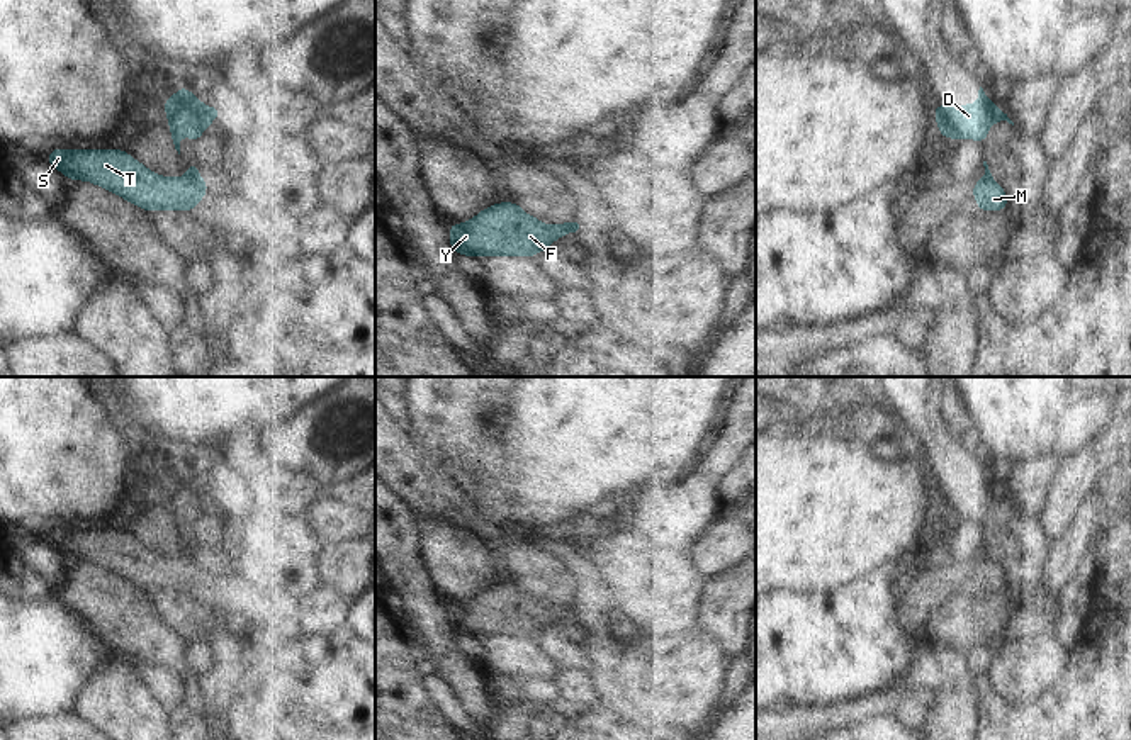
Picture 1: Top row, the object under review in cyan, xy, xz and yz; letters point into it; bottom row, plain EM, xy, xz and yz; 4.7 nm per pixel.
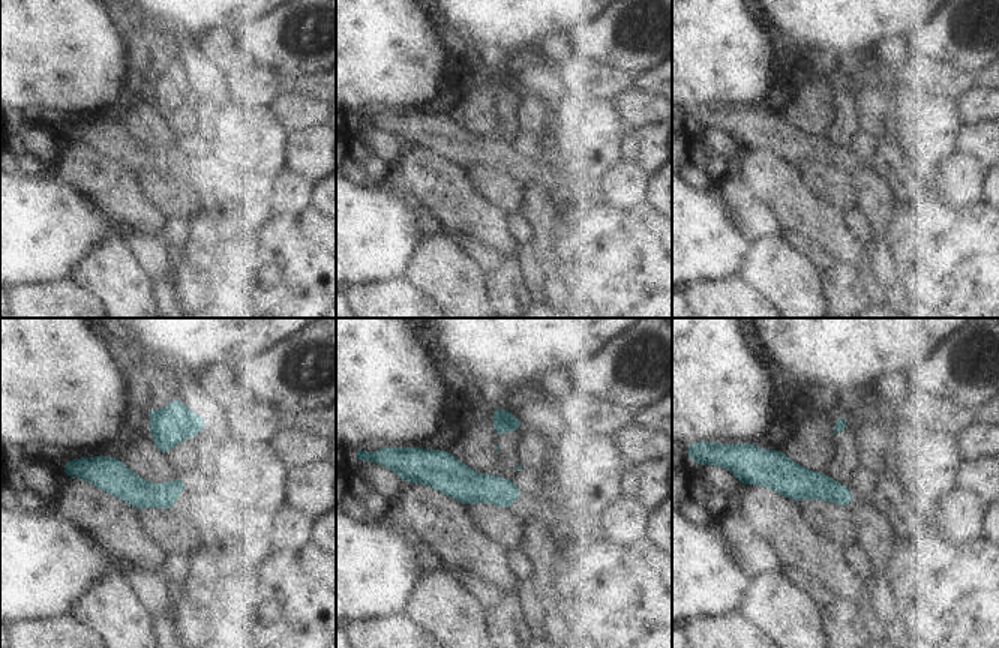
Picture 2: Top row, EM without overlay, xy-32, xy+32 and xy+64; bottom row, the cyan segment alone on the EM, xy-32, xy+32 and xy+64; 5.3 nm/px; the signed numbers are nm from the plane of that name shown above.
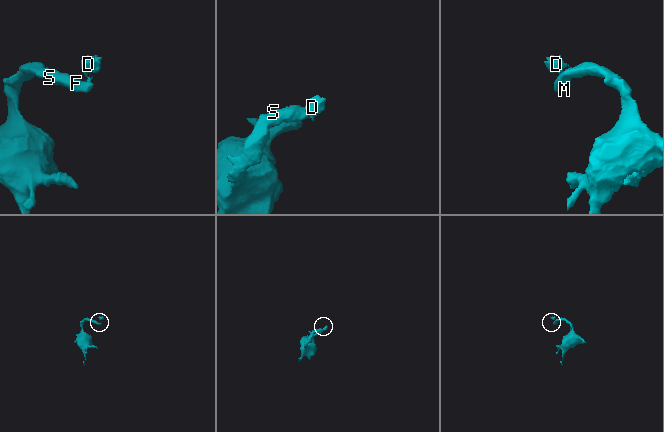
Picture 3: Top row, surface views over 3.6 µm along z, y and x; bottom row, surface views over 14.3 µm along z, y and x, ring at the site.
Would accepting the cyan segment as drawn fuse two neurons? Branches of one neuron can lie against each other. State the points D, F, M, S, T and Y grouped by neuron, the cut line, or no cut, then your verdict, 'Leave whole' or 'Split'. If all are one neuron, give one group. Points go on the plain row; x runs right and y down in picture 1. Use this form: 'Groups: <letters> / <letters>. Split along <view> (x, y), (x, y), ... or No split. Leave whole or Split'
Groups: D / F M S T Y. Split along xz (581, 608), (569, 611). Split.

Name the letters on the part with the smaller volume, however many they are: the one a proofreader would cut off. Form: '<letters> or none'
D

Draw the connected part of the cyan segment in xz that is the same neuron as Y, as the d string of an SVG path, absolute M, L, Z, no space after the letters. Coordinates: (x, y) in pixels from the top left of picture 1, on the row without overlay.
M516 582L494 584L465 604L450 604L450 623L455 633L469 636L533 636L582 603L559 606L542 604L525 594Z

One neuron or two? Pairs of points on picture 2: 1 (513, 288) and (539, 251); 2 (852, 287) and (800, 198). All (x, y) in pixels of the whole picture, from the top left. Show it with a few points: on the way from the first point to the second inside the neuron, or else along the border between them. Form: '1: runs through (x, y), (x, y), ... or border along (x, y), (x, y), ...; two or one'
1: border along (519, 260), (527, 267); two
2: border along (836, 261), (849, 264), (867, 284); two

